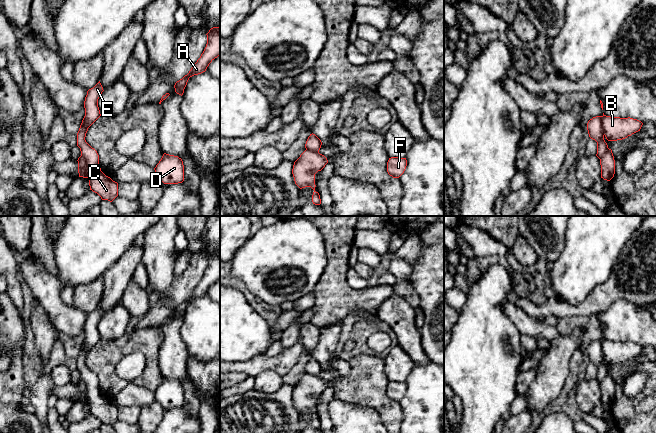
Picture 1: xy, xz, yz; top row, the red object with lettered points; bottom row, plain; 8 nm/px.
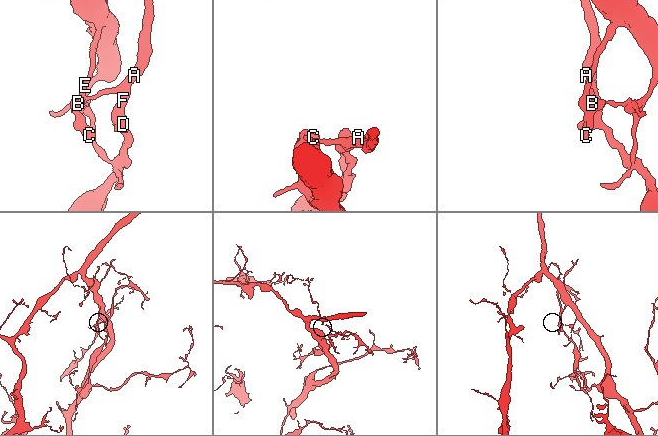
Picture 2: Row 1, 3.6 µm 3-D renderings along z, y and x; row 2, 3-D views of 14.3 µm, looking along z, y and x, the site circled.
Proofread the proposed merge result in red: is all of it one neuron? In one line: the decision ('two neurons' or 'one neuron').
two neurons

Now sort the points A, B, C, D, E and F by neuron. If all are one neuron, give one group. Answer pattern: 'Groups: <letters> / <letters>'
Groups: A B D F / C E

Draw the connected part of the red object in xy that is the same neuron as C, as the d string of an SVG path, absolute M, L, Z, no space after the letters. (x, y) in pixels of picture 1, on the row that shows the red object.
M100 81L87 91L84 101L85 116L77 133L77 146L87 163L90 190L97 193L102 200L112 202L118 196L118 183L101 171L97 151L85 140L88 128L101 116L98 99L103 91Z

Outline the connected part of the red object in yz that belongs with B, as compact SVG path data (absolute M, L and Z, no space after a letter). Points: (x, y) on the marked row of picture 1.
M604 116L602 118L603 132L608 141L617 141L627 138L640 131L643 123L633 118Z

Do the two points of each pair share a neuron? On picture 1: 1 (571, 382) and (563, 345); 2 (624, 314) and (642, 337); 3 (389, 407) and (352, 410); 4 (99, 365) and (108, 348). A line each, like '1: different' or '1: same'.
1: different
2: same
3: different
4: same

